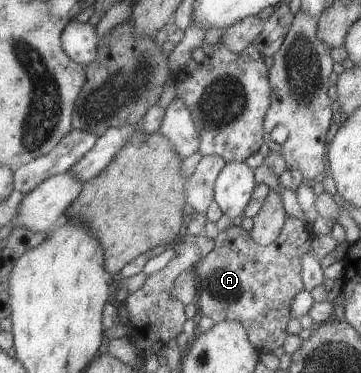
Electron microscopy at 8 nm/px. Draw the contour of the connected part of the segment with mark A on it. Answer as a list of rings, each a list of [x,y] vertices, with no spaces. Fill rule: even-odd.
[[[286,216],[284,225],[278,237],[268,245],[258,245],[242,226],[230,226],[219,231],[215,237],[214,249],[196,262],[194,268],[198,274],[196,307],[199,316],[207,315],[215,323],[234,320],[239,321],[246,329],[252,345],[262,352],[273,352],[284,345],[284,339],[289,335],[286,331],[291,317],[291,301],[299,291],[305,289],[302,278],[302,256],[312,254],[314,233],[310,232],[310,223],[305,224],[295,216]]]

